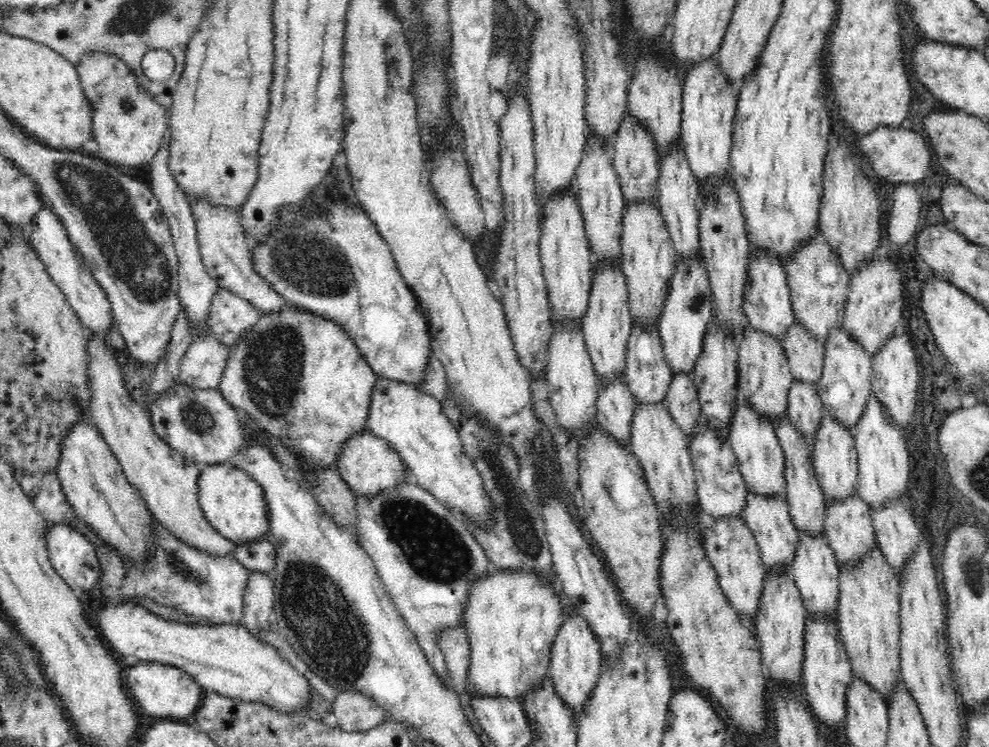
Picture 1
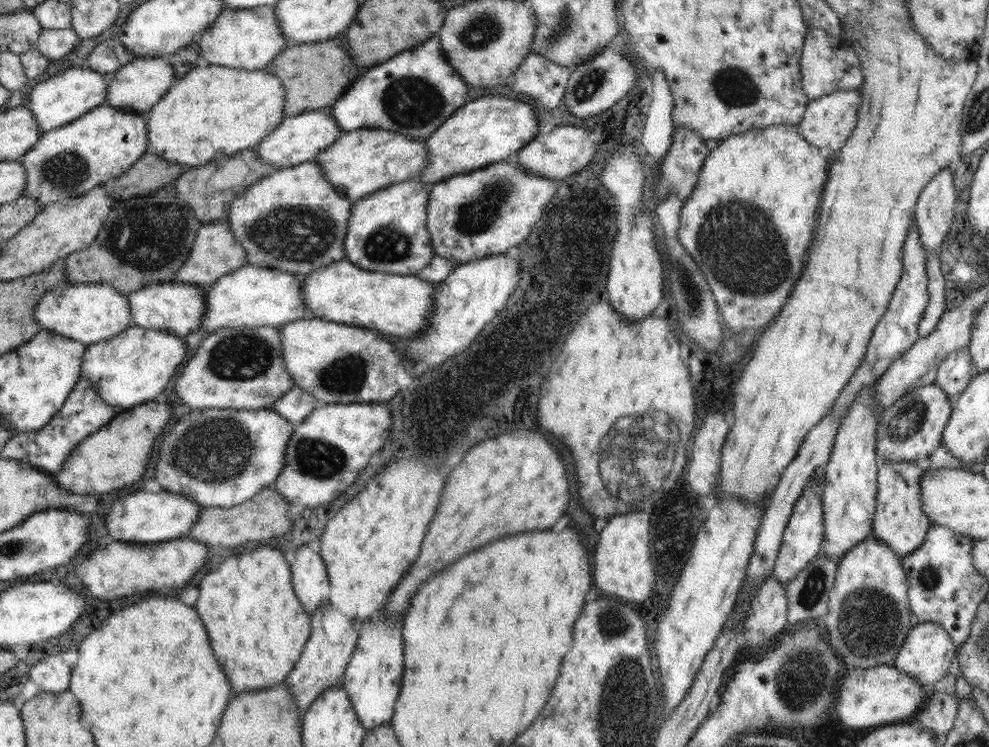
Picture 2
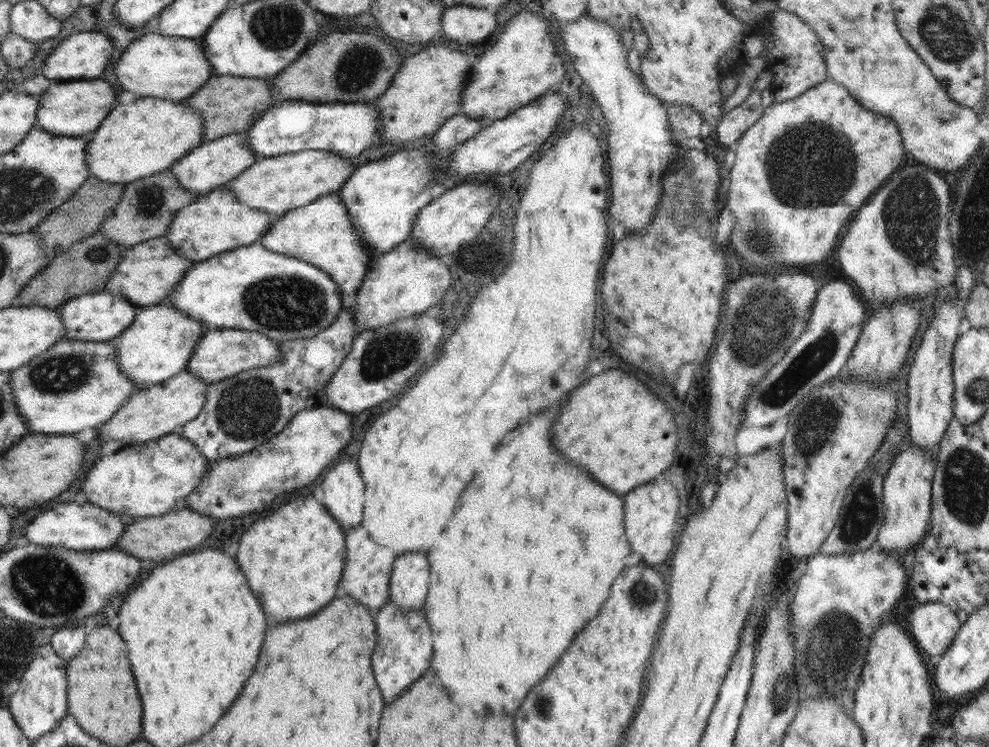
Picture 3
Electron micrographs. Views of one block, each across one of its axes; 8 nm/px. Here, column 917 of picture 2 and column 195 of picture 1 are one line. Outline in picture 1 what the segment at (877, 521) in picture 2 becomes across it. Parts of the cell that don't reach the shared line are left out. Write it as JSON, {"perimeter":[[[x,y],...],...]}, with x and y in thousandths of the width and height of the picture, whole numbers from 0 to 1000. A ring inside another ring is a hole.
{"perimeter":[[[92,447],[89,475],[91,475],[89,513],[93,518],[89,562],[99,573],[109,598],[121,617],[129,645],[142,657],[157,695],[178,720],[194,734],[200,734],[216,744],[236,742],[241,728],[222,716],[218,707],[210,701],[206,687],[202,685],[200,643],[204,622],[174,601],[159,584],[150,552],[128,526],[116,473],[107,465],[105,452]]]}

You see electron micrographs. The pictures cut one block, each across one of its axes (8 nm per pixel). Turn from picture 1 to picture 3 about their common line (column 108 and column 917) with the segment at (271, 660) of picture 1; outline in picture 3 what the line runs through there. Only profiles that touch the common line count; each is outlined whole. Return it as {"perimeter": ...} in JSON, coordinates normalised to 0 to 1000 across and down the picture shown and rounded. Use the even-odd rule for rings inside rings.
{"perimeter":[[[950,806],[924,813],[916,827],[916,835],[927,865],[944,884],[958,871],[972,839],[967,821]]]}

